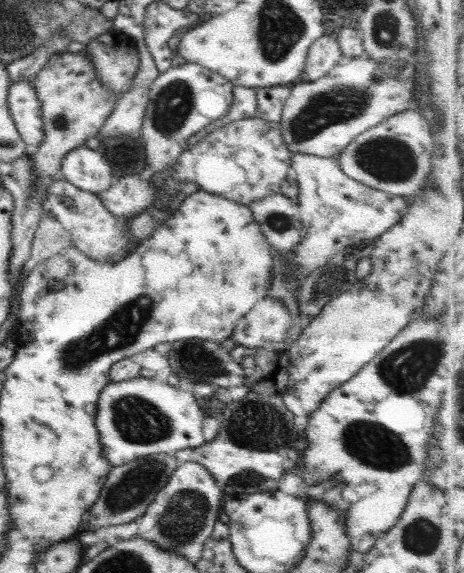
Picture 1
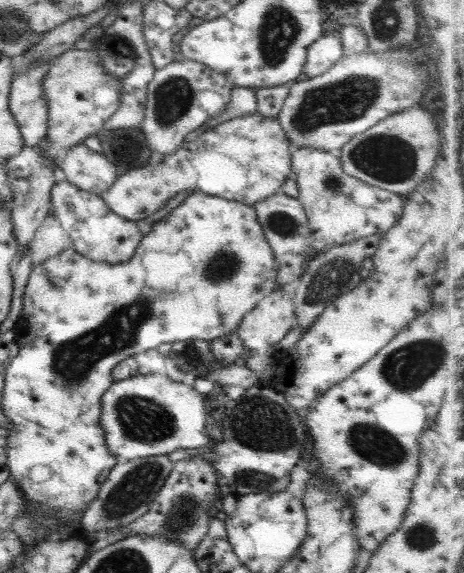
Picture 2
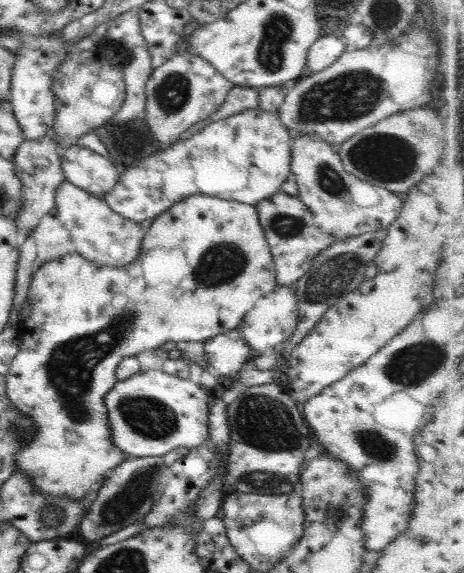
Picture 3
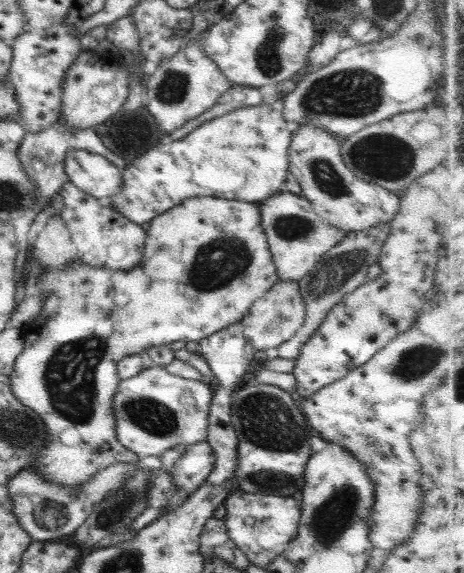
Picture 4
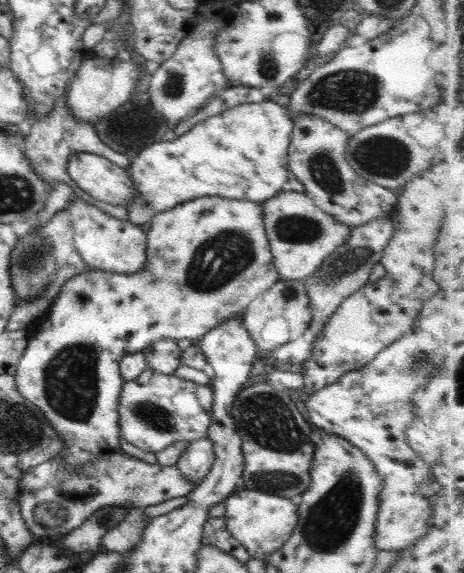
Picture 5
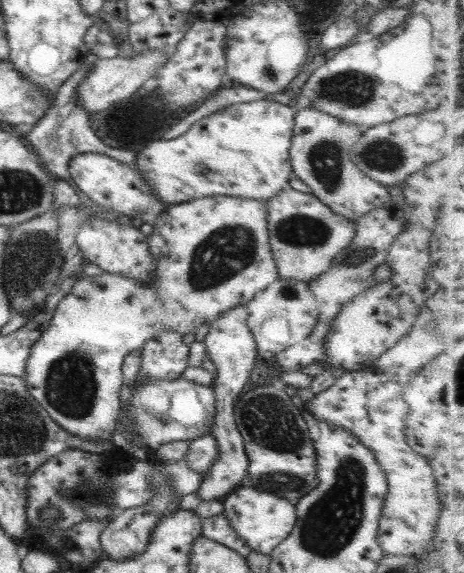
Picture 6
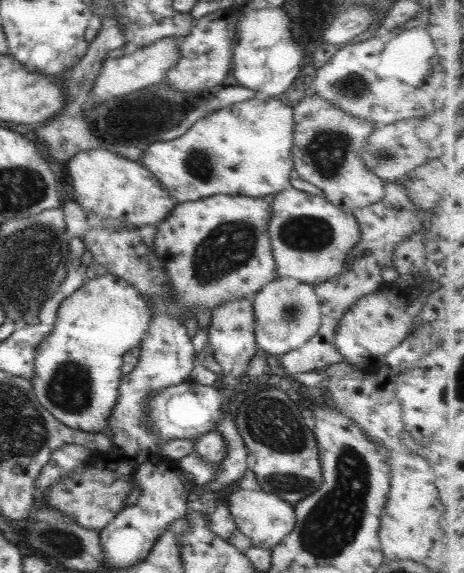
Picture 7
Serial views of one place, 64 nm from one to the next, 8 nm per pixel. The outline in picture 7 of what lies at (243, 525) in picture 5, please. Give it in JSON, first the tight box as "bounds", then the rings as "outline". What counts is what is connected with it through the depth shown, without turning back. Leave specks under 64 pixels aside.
{"bounds":[223,488,296,550],"outline":[[[240,488],[226,494],[223,498],[238,530],[251,540],[253,546],[269,550],[275,544],[282,542],[294,528],[296,522],[294,507],[275,494]]]}

